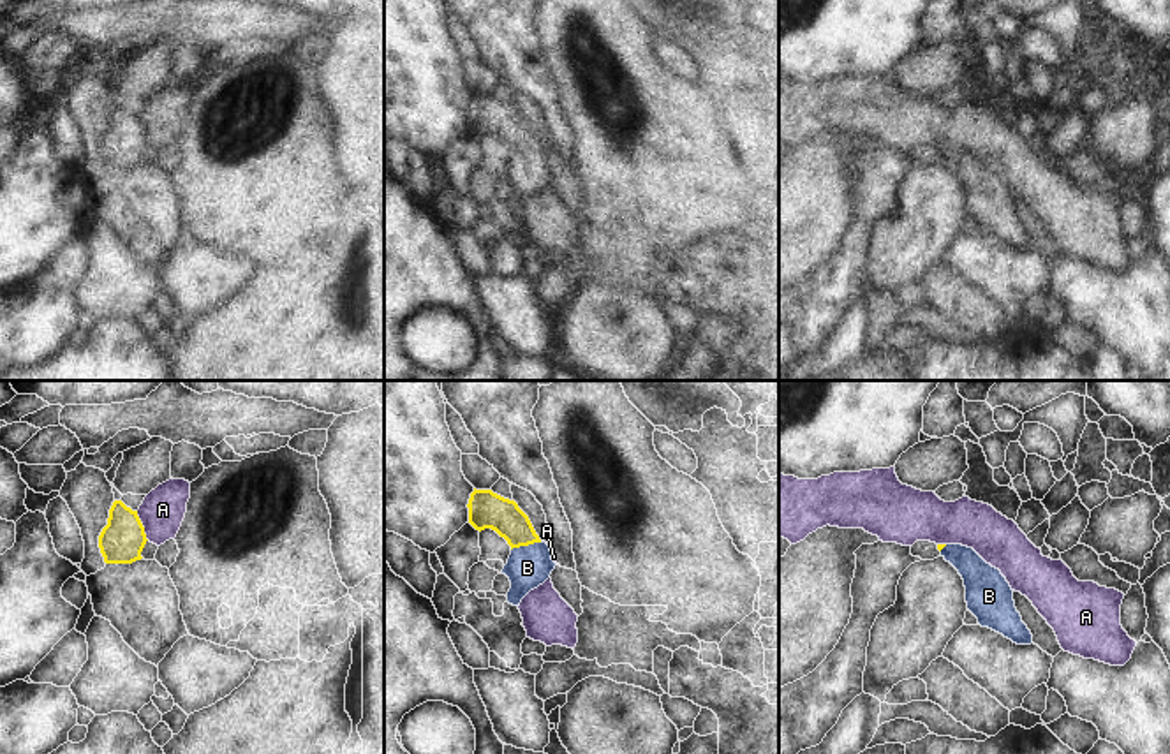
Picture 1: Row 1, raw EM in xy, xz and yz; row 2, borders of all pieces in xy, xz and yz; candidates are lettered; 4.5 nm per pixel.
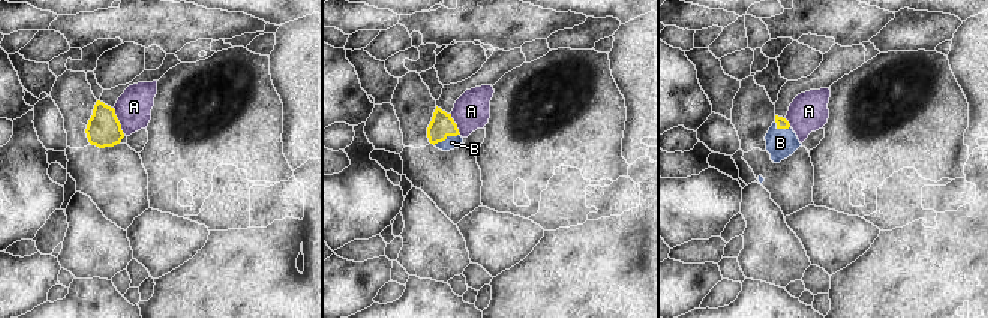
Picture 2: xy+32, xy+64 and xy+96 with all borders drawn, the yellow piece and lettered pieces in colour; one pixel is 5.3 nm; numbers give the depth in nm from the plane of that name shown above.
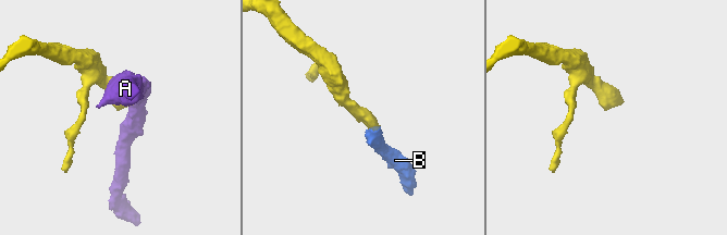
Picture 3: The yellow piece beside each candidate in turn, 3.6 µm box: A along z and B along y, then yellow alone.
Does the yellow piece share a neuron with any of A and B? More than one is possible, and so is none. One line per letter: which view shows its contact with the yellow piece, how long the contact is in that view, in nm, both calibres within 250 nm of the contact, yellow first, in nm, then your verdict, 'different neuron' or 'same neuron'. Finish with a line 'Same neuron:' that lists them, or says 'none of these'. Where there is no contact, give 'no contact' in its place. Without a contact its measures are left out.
A: xy | 150 nm | 200/200 nm | different neuron
B: xz | 150 nm | 170/200 nm | same neuron
Same neuron: B

